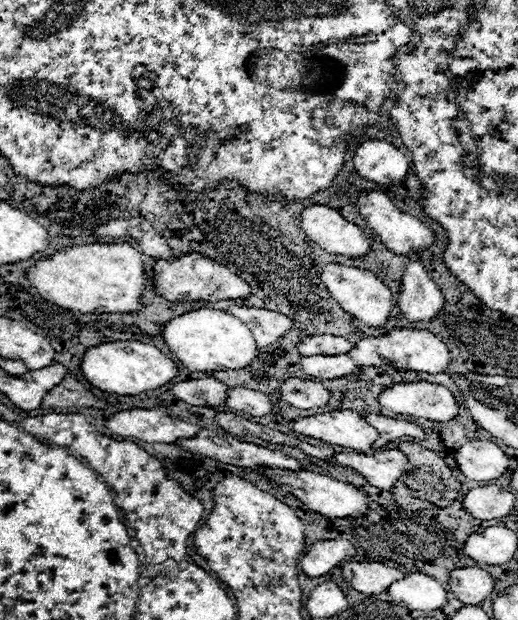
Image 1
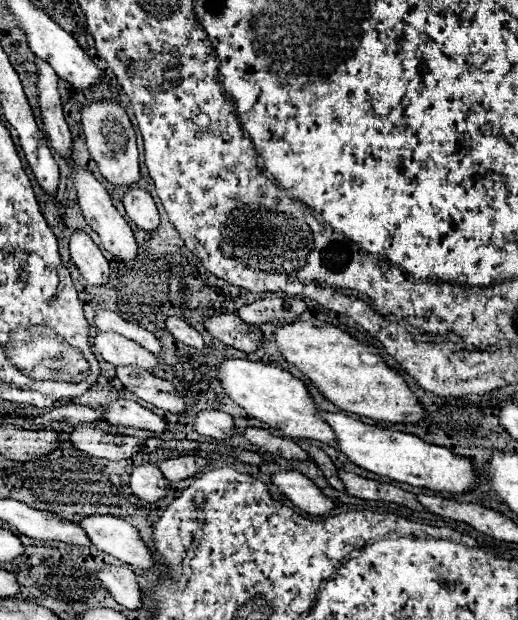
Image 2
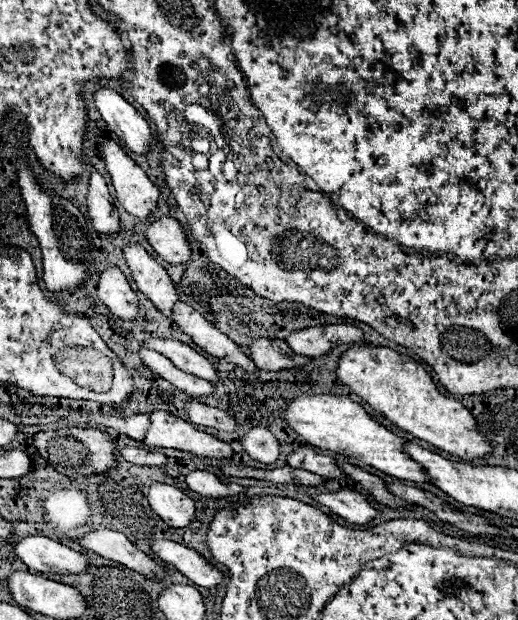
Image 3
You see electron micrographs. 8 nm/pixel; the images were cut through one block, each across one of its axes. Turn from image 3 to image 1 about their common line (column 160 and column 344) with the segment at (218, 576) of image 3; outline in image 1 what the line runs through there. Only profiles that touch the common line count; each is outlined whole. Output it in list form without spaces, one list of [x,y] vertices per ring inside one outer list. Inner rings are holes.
[[[322,540],[312,544],[312,548],[300,560],[300,568],[310,578],[328,574],[332,568],[338,568],[344,560],[356,556],[356,548],[348,540]]]

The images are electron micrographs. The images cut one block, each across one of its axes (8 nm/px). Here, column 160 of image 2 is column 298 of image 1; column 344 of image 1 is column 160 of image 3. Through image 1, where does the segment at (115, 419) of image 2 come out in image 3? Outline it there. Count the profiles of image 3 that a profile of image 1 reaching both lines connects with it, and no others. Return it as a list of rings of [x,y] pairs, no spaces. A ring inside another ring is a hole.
[[[156,410],[150,414],[150,430],[144,438],[144,444],[152,448],[174,448],[190,452],[198,458],[222,460],[232,456],[232,448],[228,442],[222,442],[202,430],[196,430],[192,424],[164,410]]]

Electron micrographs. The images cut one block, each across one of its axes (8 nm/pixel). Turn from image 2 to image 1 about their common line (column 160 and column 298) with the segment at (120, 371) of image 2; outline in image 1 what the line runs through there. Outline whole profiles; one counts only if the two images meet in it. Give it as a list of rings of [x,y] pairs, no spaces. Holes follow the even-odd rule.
[[[290,378],[280,386],[282,396],[286,402],[294,408],[300,410],[310,410],[310,408],[322,408],[330,400],[330,390],[324,388],[316,380],[300,380],[300,378]]]

